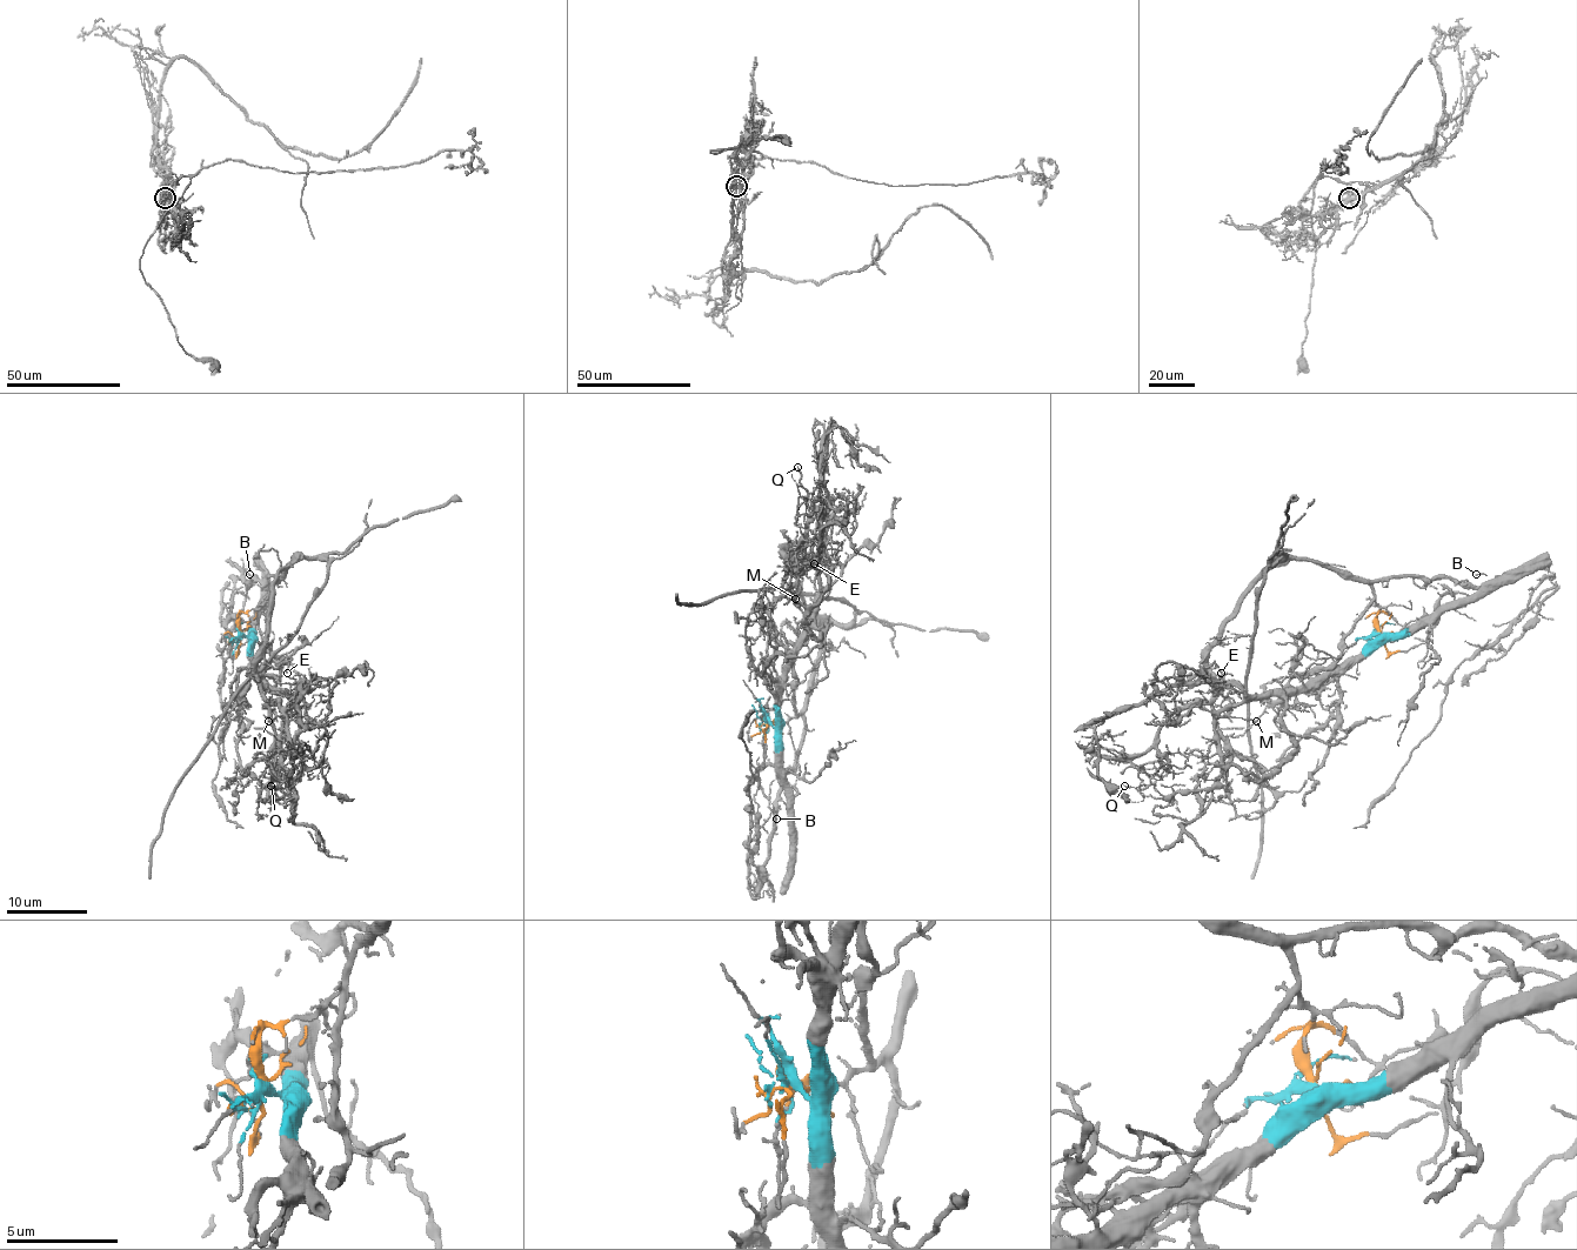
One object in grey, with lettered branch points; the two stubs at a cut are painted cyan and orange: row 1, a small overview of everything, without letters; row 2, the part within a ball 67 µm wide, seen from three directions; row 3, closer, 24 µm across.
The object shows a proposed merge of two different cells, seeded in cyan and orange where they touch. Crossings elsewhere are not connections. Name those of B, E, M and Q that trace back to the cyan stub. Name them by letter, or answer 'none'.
M

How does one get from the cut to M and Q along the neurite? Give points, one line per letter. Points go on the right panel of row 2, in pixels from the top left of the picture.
M: (1381, 633), (1378, 641), (1370, 643), (1350, 661), (1343, 661), (1301, 687), (1230, 703), (1216, 717), (1256, 721)
Q: (1381, 633), (1367, 582), (1276, 561), (1210, 649), (1213, 697), (1160, 729), (1148, 786), (1124, 786)

